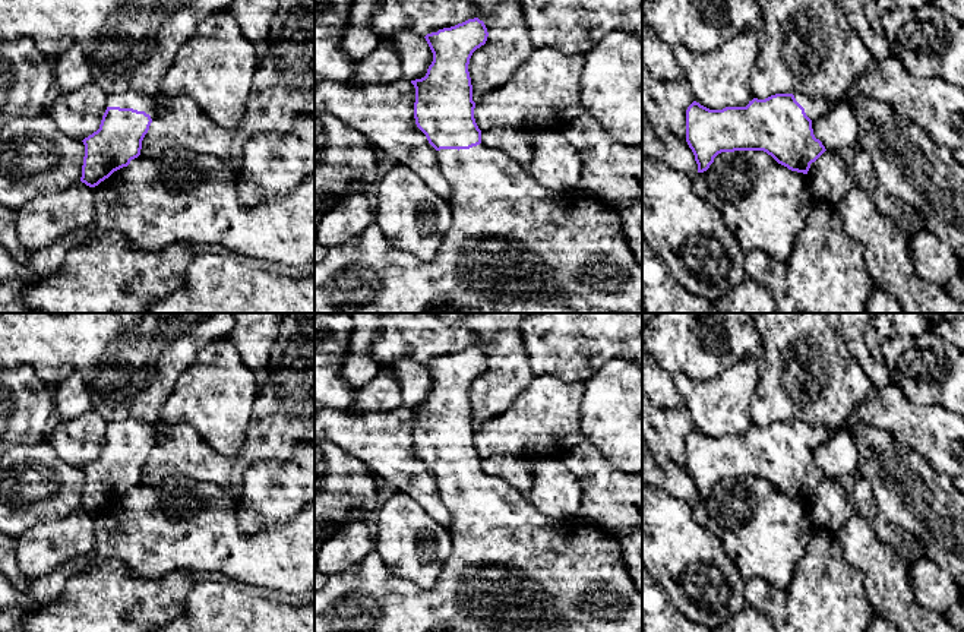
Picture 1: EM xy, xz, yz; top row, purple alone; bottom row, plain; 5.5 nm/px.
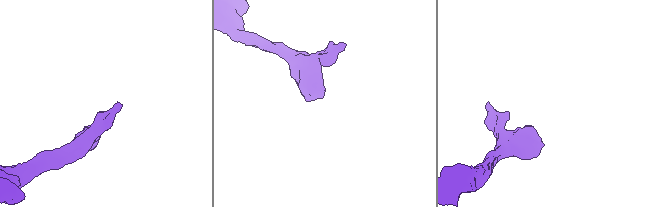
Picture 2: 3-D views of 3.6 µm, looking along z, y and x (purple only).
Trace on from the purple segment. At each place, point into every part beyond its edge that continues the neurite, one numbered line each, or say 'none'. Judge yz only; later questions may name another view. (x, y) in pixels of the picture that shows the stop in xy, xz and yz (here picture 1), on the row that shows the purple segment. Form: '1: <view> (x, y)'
1: yz (815, 108)

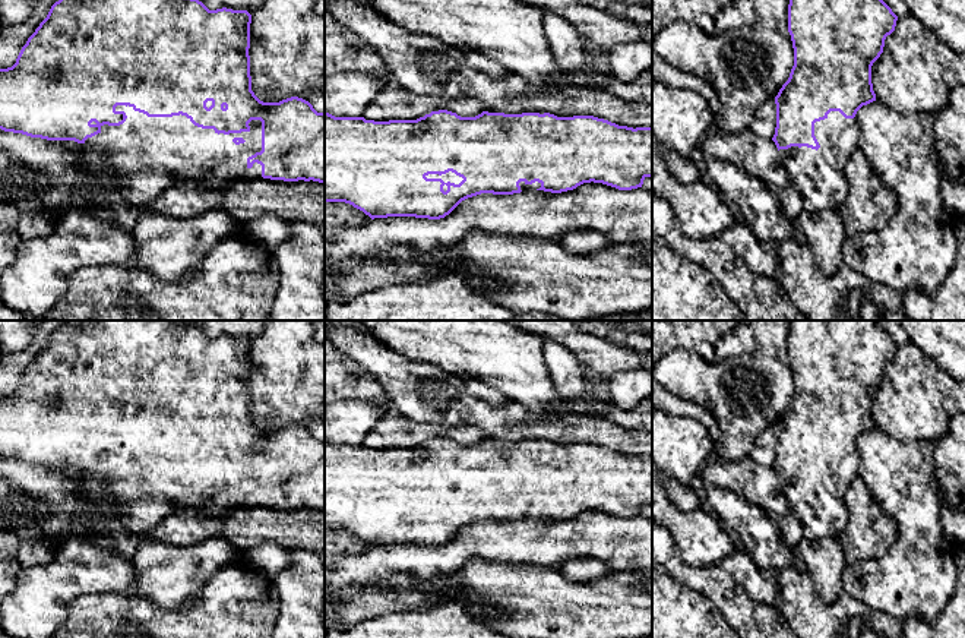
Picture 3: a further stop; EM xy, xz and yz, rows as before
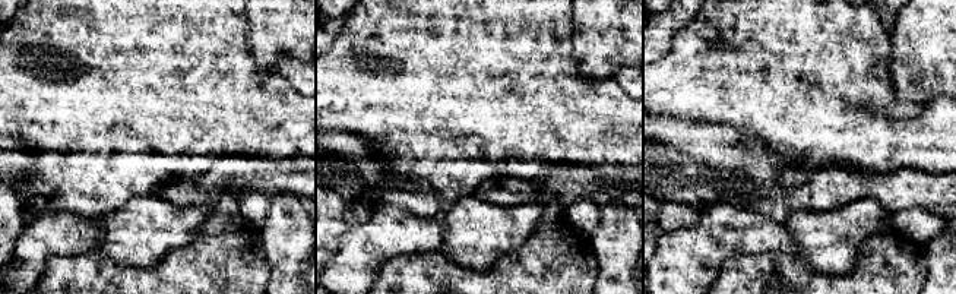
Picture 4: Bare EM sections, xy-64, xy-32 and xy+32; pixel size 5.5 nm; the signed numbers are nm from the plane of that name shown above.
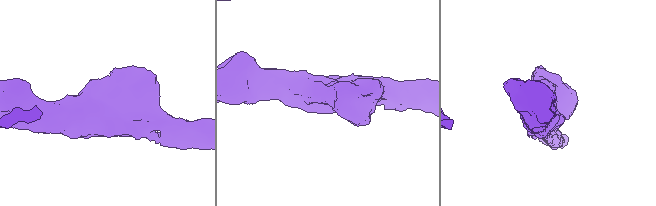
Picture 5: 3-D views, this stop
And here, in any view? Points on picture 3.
1: xy (149, 152)

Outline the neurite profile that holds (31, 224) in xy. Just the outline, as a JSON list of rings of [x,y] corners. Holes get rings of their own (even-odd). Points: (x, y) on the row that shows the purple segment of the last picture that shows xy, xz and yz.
[[[25,211],[20,215],[18,233],[22,240],[31,240],[38,234],[47,234],[54,230],[56,217],[45,212]]]

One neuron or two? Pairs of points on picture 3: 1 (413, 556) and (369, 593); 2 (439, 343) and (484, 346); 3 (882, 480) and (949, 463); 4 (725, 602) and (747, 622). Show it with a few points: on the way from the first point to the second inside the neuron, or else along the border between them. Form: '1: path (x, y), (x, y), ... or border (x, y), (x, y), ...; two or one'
1: path (399, 559), (392, 559), (372, 580); one
2: path (451, 343), (472, 343); one
3: border (933, 441), (936, 476), (943, 499); two
4: path (731, 606), (742, 616); one

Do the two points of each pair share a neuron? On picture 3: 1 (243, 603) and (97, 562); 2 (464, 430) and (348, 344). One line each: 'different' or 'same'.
1: different
2: different

